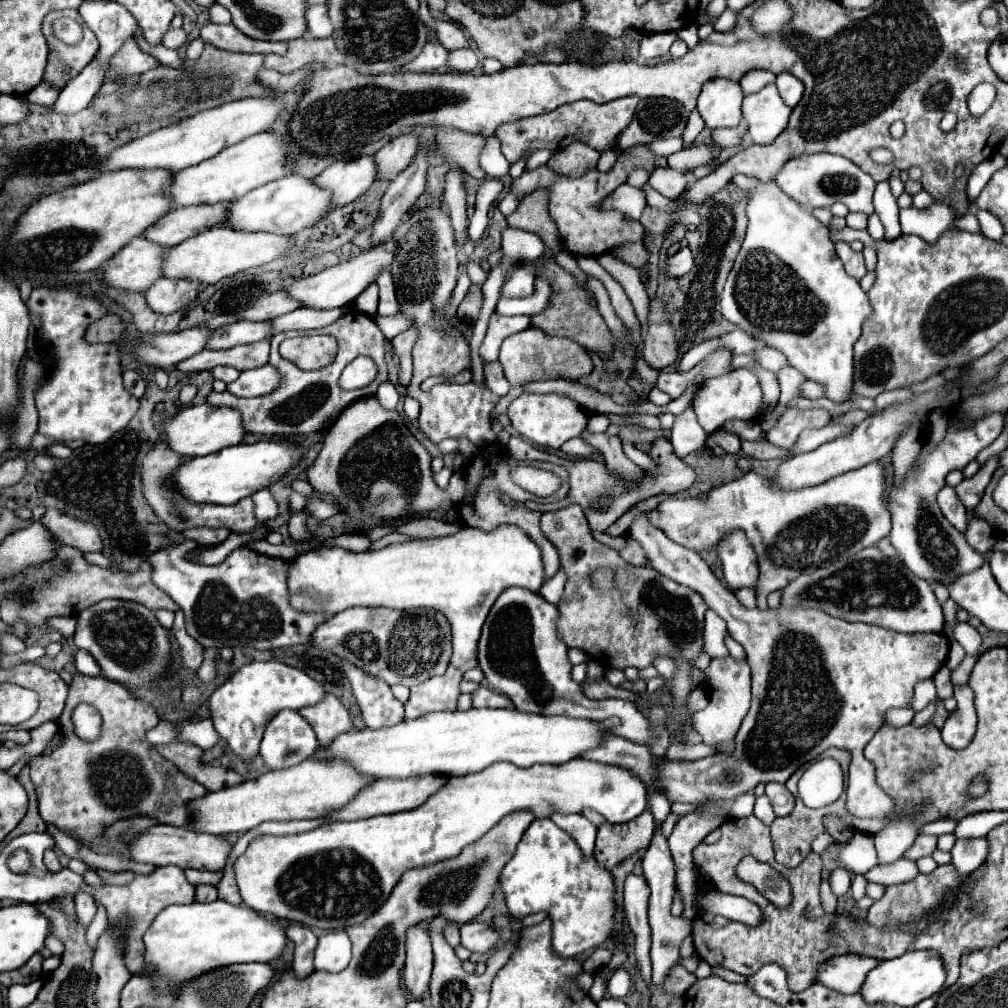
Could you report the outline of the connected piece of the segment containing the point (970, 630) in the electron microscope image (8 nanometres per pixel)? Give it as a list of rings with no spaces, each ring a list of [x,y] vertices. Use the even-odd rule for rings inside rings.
[[[957,622],[951,628],[951,638],[957,640],[967,654],[977,654],[981,650],[981,644],[983,644],[981,634],[973,626],[969,626],[967,622]]]

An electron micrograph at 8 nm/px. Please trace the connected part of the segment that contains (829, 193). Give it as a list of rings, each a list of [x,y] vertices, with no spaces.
[[[801,154],[797,158],[791,158],[785,162],[785,166],[775,176],[777,186],[805,206],[805,200],[811,208],[829,208],[833,202],[843,202],[851,212],[873,212],[873,190],[875,180],[863,172],[859,166],[855,166],[851,160],[839,156],[839,154]]]

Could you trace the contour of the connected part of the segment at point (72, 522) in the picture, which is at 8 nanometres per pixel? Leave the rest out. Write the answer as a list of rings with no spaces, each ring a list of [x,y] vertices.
[[[49,508],[47,514],[41,518],[41,522],[59,538],[61,544],[75,546],[83,552],[103,552],[105,550],[97,526],[93,526],[87,520]]]

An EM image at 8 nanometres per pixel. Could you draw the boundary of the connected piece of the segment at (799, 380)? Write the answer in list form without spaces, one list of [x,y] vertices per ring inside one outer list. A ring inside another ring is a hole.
[[[783,366],[779,370],[779,384],[781,384],[781,398],[779,398],[779,406],[787,404],[791,398],[799,396],[799,386],[805,382],[803,374],[799,374],[799,370],[795,370],[793,366]]]

